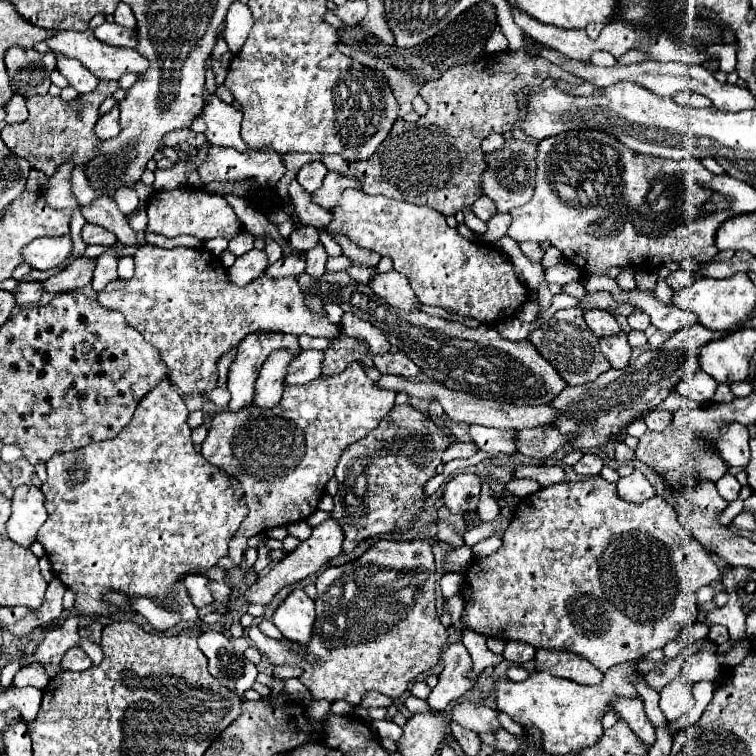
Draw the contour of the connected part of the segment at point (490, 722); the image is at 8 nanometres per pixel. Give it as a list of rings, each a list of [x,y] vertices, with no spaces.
[[[464,701],[454,707],[452,711],[452,721],[462,725],[464,729],[470,729],[474,733],[496,733],[502,729],[498,721],[498,713],[482,703],[476,701]]]

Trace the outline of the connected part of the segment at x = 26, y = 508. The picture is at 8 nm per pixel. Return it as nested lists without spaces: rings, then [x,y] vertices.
[[[34,485],[16,487],[16,493],[12,497],[12,515],[6,523],[8,537],[14,543],[30,547],[30,543],[36,539],[40,525],[46,521],[44,499],[46,497],[42,495],[40,487]]]

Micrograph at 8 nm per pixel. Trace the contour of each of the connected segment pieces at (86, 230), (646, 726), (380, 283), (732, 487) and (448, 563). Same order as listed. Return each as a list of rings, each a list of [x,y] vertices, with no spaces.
[[[86,223],[82,227],[82,241],[86,245],[114,245],[116,243],[116,235],[98,227],[98,225],[92,225],[92,223]]]
[[[620,697],[620,699],[610,699],[610,707],[612,711],[616,711],[624,721],[628,721],[628,725],[632,727],[632,731],[646,743],[652,745],[654,743],[654,725],[650,723],[646,711],[644,711],[644,703],[640,697]]]
[[[394,269],[388,271],[388,273],[376,273],[374,277],[370,277],[368,287],[376,295],[384,297],[390,305],[406,309],[406,311],[416,309],[416,305],[420,303],[418,297],[414,295],[414,291],[412,291],[408,279],[402,273],[394,271]]]
[[[726,473],[722,479],[718,479],[715,485],[716,489],[718,489],[718,493],[720,493],[726,501],[738,499],[738,491],[740,491],[740,487],[742,487],[736,477],[730,475],[730,473]]]
[[[468,546],[448,552],[444,557],[444,567],[448,572],[459,572],[472,559],[472,551]]]

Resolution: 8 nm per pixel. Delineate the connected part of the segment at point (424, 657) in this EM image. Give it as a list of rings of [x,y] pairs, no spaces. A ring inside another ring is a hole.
[[[376,539],[362,557],[350,563],[344,563],[338,567],[326,567],[324,571],[320,571],[316,579],[316,589],[318,589],[316,623],[314,623],[310,643],[302,645],[302,643],[294,643],[288,639],[272,639],[256,627],[248,629],[248,637],[254,641],[254,647],[268,657],[272,665],[300,667],[302,675],[298,679],[312,693],[312,699],[326,699],[330,703],[344,699],[356,707],[360,705],[364,693],[372,689],[392,699],[398,699],[408,689],[408,683],[416,675],[428,671],[430,667],[438,663],[440,651],[448,638],[448,632],[443,625],[440,625],[438,611],[436,611],[437,581],[434,553],[428,541],[424,539],[414,539],[414,541]],[[298,653],[312,655],[316,663],[308,663]]]

